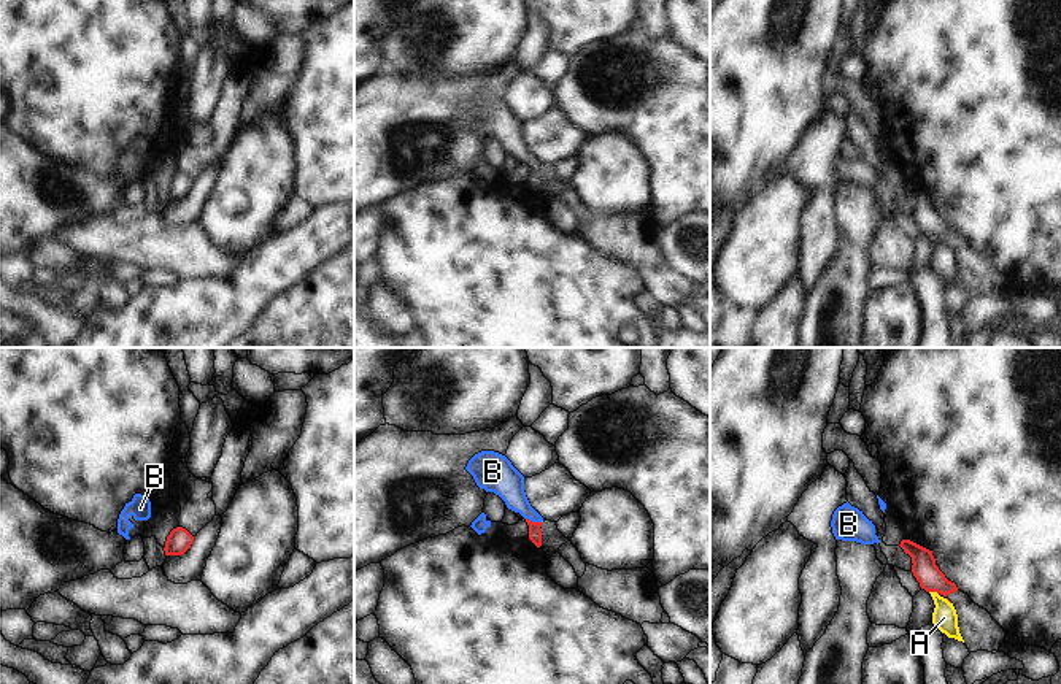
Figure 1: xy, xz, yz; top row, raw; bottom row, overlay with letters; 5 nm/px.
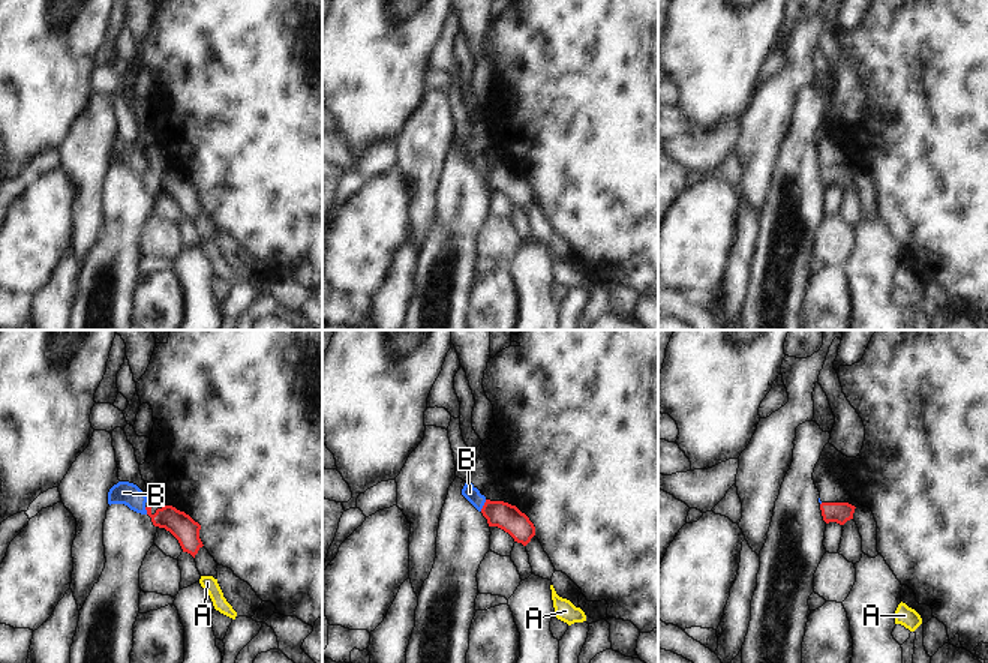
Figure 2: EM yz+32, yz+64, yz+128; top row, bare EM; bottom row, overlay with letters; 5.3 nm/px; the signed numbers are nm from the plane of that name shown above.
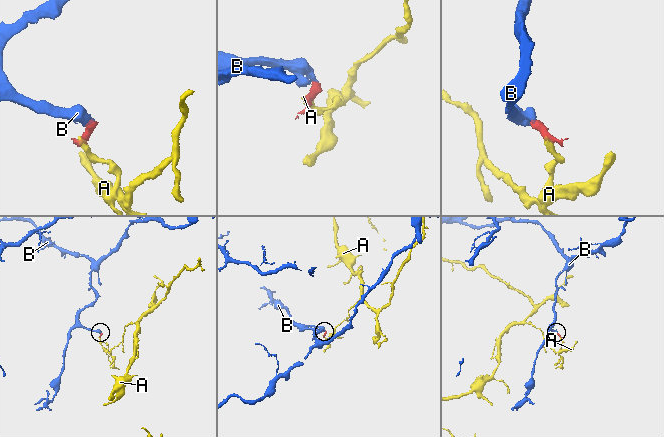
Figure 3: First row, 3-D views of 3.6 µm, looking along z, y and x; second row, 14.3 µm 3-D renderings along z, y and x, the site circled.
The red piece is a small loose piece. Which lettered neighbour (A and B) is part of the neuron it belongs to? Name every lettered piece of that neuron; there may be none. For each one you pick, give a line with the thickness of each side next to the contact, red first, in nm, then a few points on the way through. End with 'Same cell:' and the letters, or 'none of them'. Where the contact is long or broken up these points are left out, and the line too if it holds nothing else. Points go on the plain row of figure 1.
B: 60 nm thick on the red side, 160 nm on the other; runs through xz (534, 172), (534, 167), (507, 127)
Same cell: B

